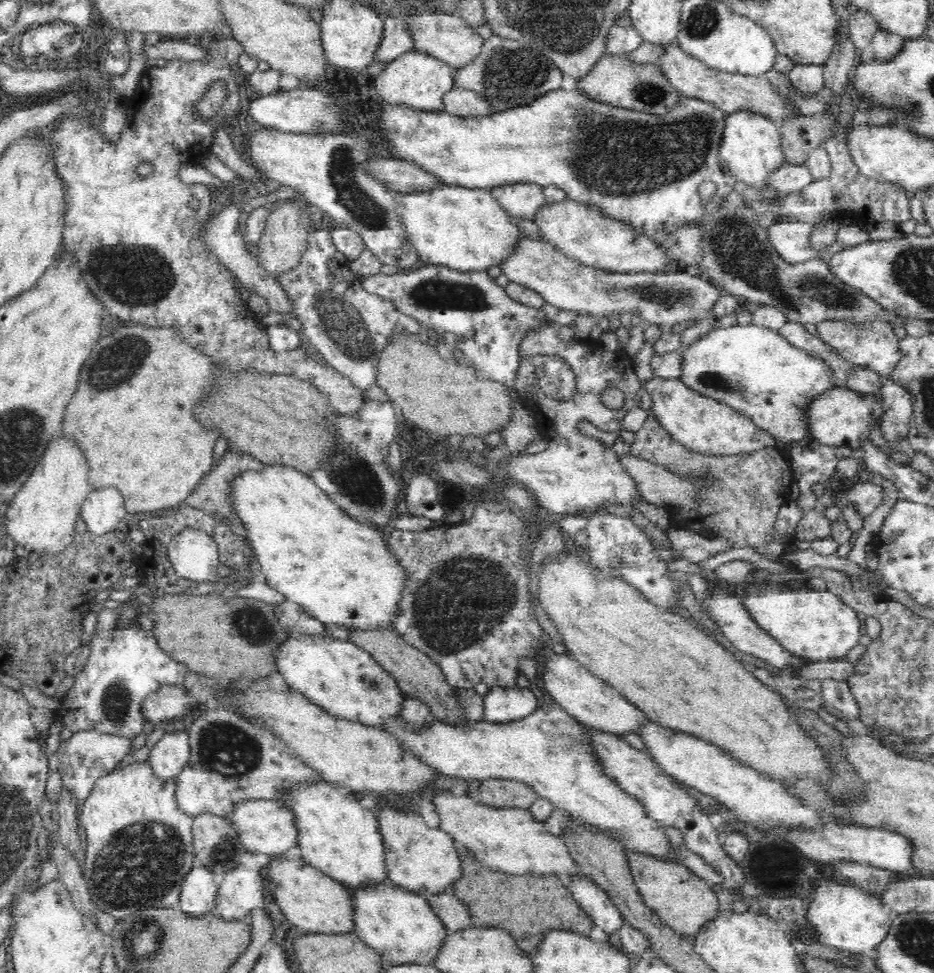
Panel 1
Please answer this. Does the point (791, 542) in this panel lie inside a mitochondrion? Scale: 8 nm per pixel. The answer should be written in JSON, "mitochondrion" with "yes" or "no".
{"mitochondrion":"no"}

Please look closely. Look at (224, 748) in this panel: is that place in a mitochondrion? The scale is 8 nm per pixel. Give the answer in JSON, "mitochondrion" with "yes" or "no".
{"mitochondrion":"yes"}

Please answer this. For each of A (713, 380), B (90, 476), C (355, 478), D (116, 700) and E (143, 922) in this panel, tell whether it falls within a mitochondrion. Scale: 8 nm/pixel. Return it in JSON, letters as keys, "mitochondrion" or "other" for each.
{"A":"mitochondrion","B":"other","C":"mitochondrion","D":"mitochondrion","E":"mitochondrion"}

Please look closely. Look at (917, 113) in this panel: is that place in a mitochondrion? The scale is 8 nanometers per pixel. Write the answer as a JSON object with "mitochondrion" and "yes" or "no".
{"mitochondrion":"yes"}

